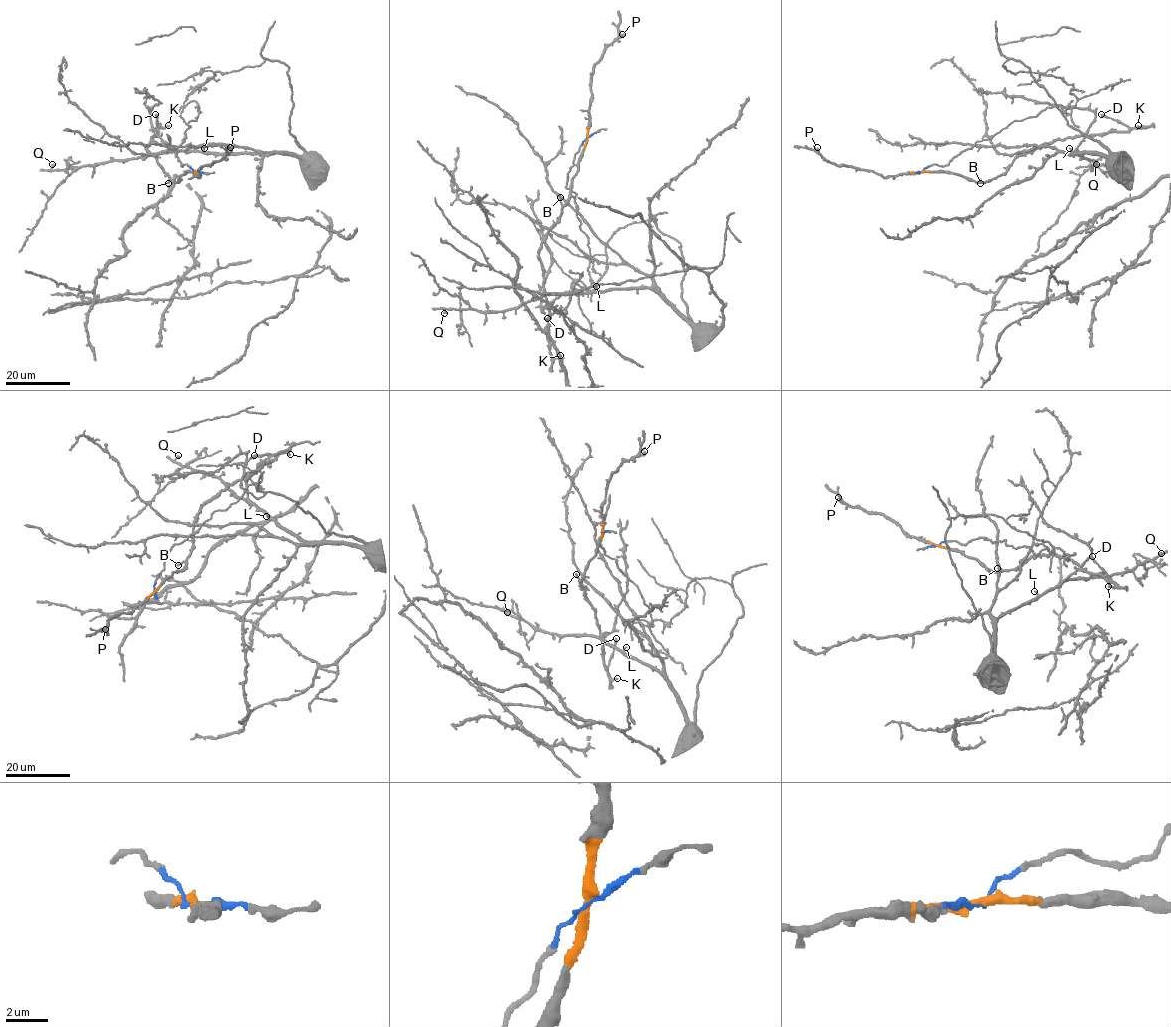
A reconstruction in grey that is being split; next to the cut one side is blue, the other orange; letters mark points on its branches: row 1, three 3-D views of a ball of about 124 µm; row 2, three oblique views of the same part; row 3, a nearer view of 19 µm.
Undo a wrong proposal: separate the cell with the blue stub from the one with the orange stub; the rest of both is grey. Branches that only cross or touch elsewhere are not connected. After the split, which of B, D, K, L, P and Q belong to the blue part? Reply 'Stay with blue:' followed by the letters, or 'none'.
Stay with blue: L, Q

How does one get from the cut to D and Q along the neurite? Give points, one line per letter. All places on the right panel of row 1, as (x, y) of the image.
D: (921, 172), (954, 172), (975, 181), (989, 181), (1002, 175), (1018, 155), (1059, 139), (1128, 130), (1101, 114)
Q: (921, 172), (1070, 113), (1072, 86), (1013, 58), (1108, 151), (1072, 153), (1096, 164)

